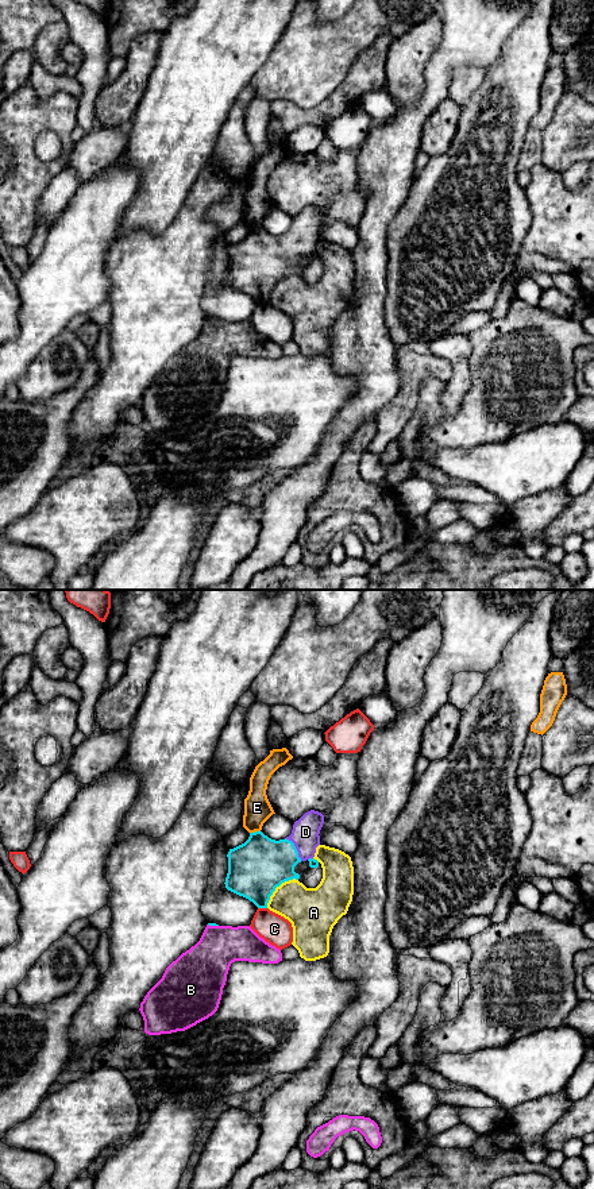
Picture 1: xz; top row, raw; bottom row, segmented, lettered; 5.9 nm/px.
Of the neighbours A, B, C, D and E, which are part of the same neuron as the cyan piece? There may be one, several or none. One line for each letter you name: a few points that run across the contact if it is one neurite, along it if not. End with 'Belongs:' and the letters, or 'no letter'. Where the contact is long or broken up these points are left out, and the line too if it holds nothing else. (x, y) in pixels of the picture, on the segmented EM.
D: xz (261, 864), (272, 863), (294, 848), (304, 838), (305, 832)
Belongs: D

